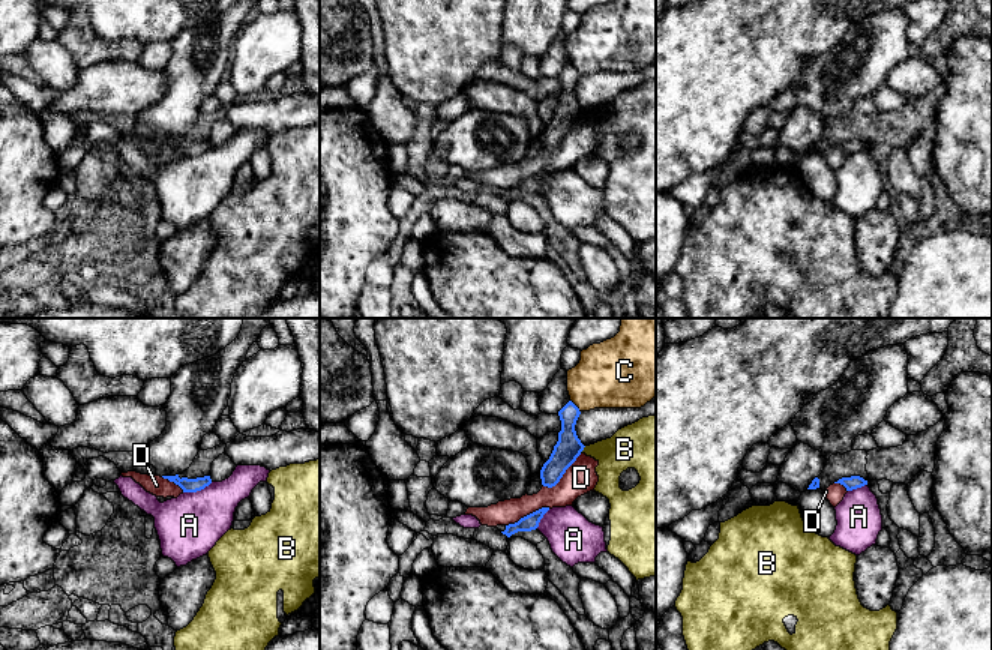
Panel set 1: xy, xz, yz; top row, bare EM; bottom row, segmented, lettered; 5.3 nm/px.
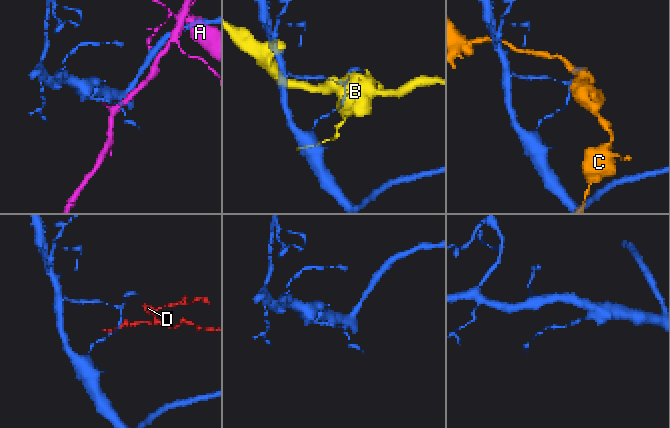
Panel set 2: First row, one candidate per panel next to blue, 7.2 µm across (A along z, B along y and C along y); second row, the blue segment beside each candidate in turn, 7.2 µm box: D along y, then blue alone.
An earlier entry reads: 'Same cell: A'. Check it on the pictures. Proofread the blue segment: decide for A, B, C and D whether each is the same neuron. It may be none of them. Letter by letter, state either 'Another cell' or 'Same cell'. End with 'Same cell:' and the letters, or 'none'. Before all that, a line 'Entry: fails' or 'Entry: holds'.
Entry: fails
A: Another cell
B: Another cell
C: Another cell
D: Another cell
Same cell: none

